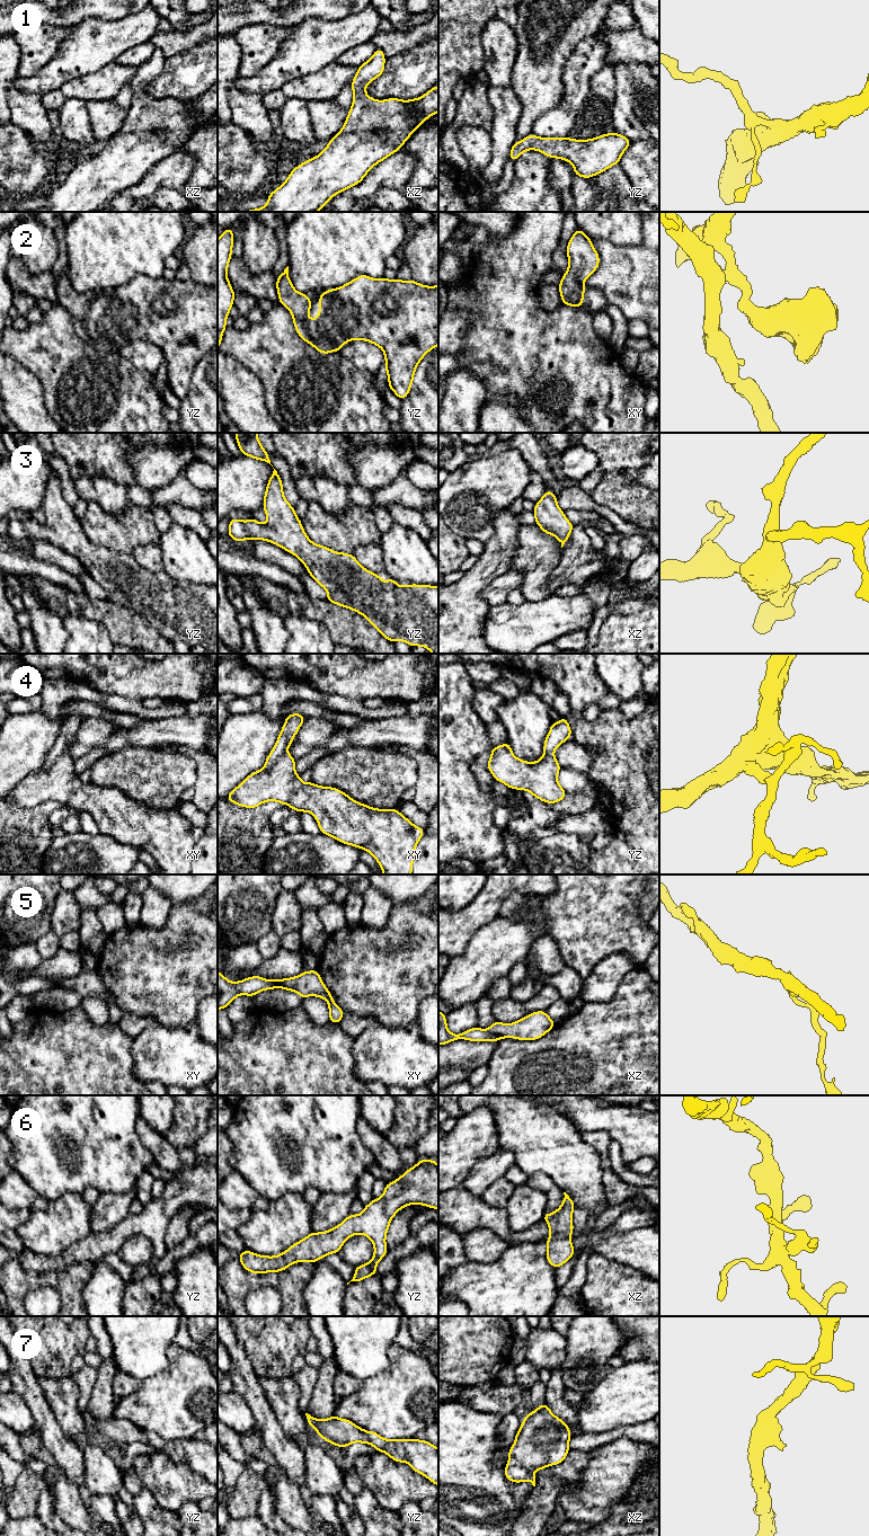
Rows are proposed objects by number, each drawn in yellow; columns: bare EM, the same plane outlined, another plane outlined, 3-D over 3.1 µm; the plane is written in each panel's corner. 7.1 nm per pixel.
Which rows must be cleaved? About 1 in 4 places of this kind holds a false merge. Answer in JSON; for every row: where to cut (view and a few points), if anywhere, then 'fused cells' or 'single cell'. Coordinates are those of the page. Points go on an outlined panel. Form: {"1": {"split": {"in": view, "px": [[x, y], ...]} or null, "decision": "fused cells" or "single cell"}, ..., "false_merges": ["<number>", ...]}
{"1": {"split": null, "decision": "single cell"}, "2": {"split": null, "decision": "single cell"}, "3": {"split": null, "decision": "single cell"}, "4": {"split": null, "decision": "single cell"}, "5": {"split": {"in": "xz", "px": [[486, 1030], [499, 1038]]}, "decision": "fused cells"}, "6": {"split": null, "decision": "single cell"}, "7": {"split": null, "decision": "single cell"}, "false_merges": ["5"]}

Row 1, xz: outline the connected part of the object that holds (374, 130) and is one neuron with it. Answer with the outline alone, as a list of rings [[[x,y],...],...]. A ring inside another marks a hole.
[[[376,48],[369,61],[357,66],[352,80],[353,105],[343,128],[320,154],[295,167],[287,179],[268,195],[264,207],[245,212],[318,212],[335,195],[360,184],[376,163],[397,152],[416,128],[438,112],[438,86],[410,100],[369,97],[365,88],[383,73],[384,62],[383,51]]]

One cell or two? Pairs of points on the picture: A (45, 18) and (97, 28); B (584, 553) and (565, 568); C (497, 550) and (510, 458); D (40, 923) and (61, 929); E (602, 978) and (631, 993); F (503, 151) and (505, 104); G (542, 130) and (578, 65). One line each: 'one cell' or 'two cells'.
A: two cells
B: one cell
C: two cells
D: two cells
E: two cells
F: one cell
G: one cell

